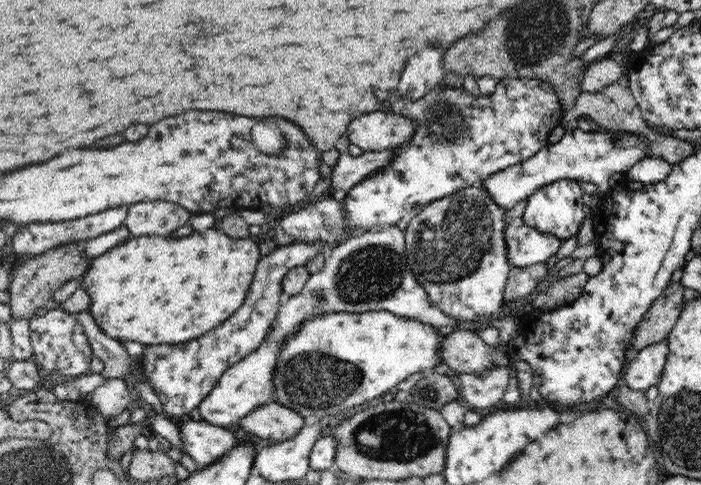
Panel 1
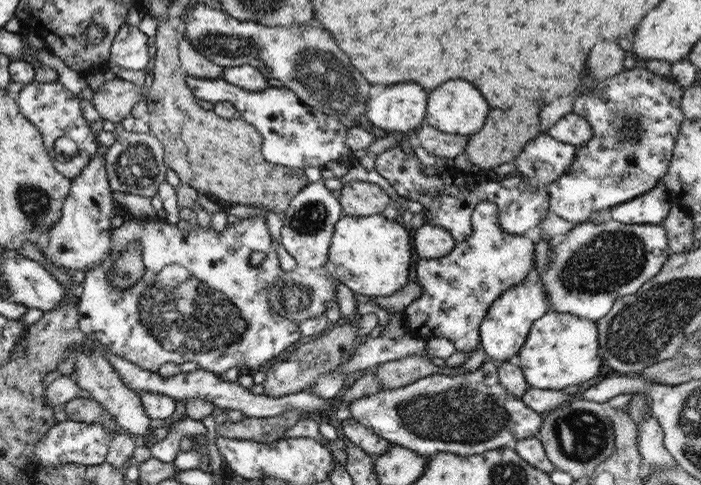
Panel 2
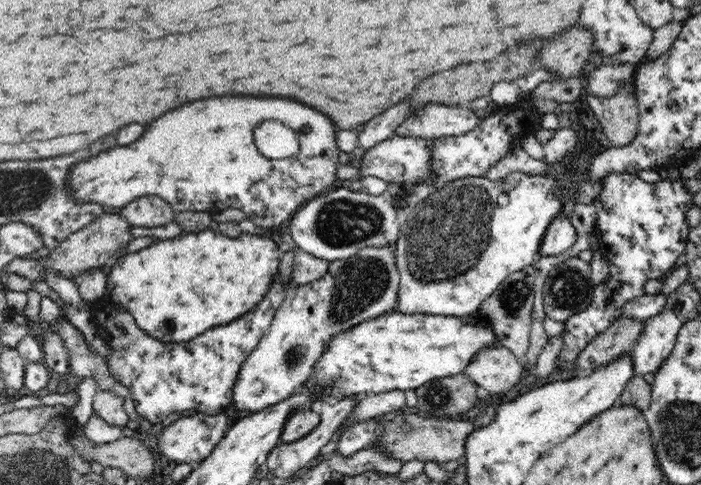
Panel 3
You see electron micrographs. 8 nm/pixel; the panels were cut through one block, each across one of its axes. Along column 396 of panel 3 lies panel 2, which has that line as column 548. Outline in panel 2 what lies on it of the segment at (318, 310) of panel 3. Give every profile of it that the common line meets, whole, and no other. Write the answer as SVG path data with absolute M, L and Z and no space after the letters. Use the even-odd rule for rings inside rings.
M601 217L595 223L588 220L588 222L583 222L572 228L567 234L563 235L561 238L552 242L553 253L551 255L551 265L546 268L546 270L539 271L540 277L542 278L543 286L546 288L546 297L548 300L548 308L558 313L572 314L573 316L578 316L579 318L586 318L593 322L598 321L599 318L603 318L604 314L609 312L610 307L613 306L614 300L617 297L622 297L628 294L633 294L647 279L652 279L655 274L659 272L662 264L668 260L667 244L667 233L664 232L663 225L626 225L610 217Z

